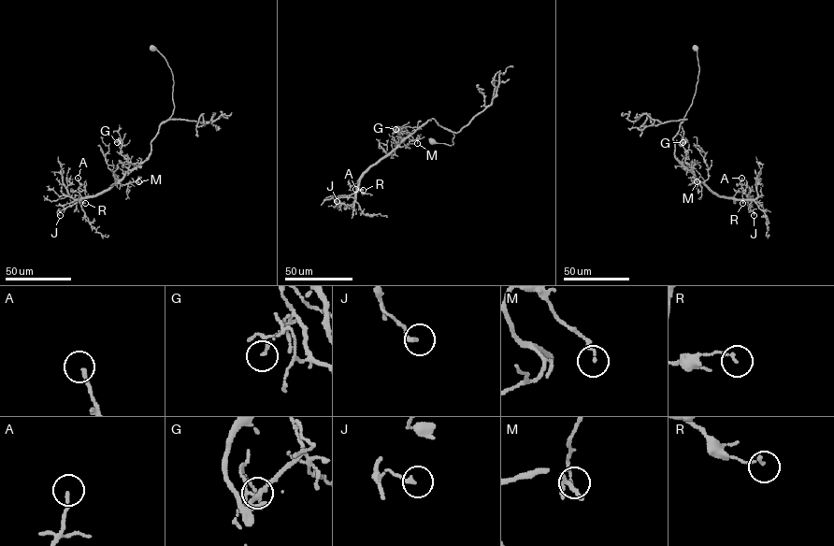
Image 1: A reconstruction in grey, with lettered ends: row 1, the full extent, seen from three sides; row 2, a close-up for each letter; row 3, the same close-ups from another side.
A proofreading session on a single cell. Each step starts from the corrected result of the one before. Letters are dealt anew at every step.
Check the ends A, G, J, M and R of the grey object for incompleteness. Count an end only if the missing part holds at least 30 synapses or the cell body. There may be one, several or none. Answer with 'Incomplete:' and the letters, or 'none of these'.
Incomplete: none of these

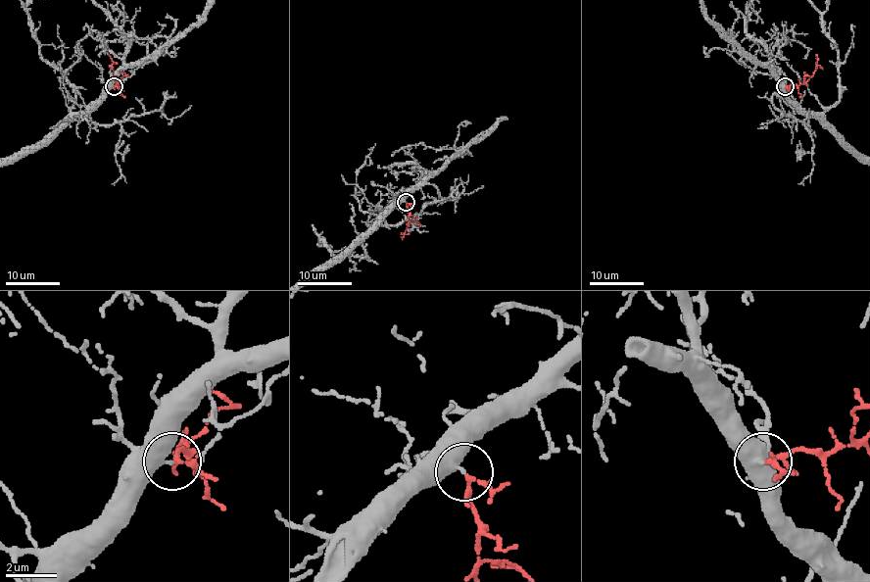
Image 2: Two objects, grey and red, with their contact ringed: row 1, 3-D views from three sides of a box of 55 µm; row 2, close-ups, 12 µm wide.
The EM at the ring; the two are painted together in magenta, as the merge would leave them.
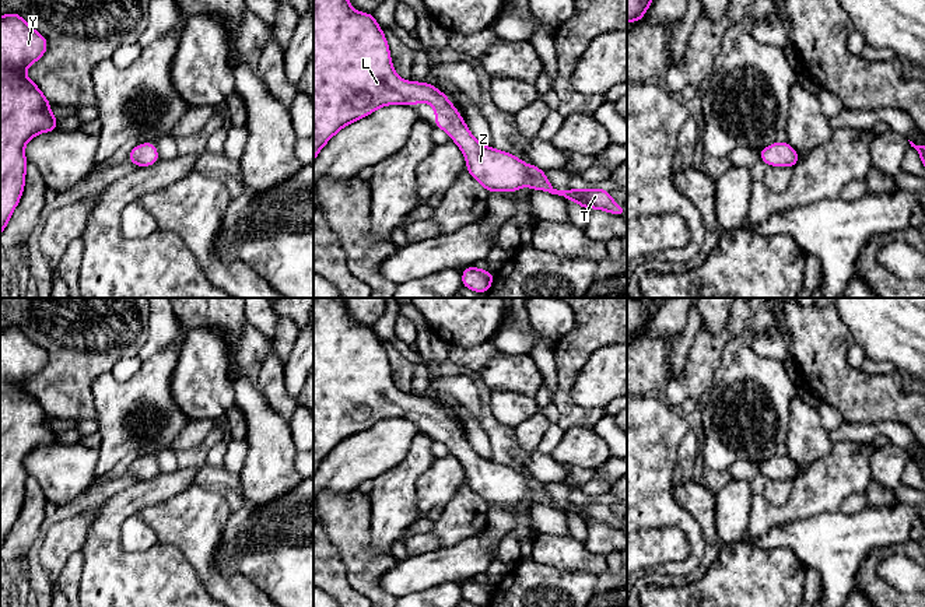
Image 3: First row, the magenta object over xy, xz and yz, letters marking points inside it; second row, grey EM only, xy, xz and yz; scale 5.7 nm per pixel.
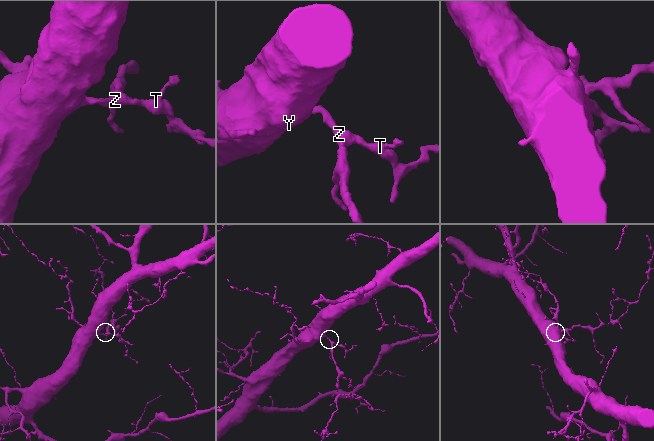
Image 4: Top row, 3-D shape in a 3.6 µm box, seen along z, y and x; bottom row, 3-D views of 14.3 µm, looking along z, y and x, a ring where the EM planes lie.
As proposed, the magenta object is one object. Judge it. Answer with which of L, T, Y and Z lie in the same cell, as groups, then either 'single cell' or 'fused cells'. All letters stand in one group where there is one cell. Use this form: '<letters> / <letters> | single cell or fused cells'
L T Y Z | single cell

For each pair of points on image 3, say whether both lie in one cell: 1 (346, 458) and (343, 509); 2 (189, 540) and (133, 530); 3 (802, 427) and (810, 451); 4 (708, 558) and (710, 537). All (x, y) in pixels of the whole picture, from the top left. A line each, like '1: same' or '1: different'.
1: different
2: different
3: same
4: same

